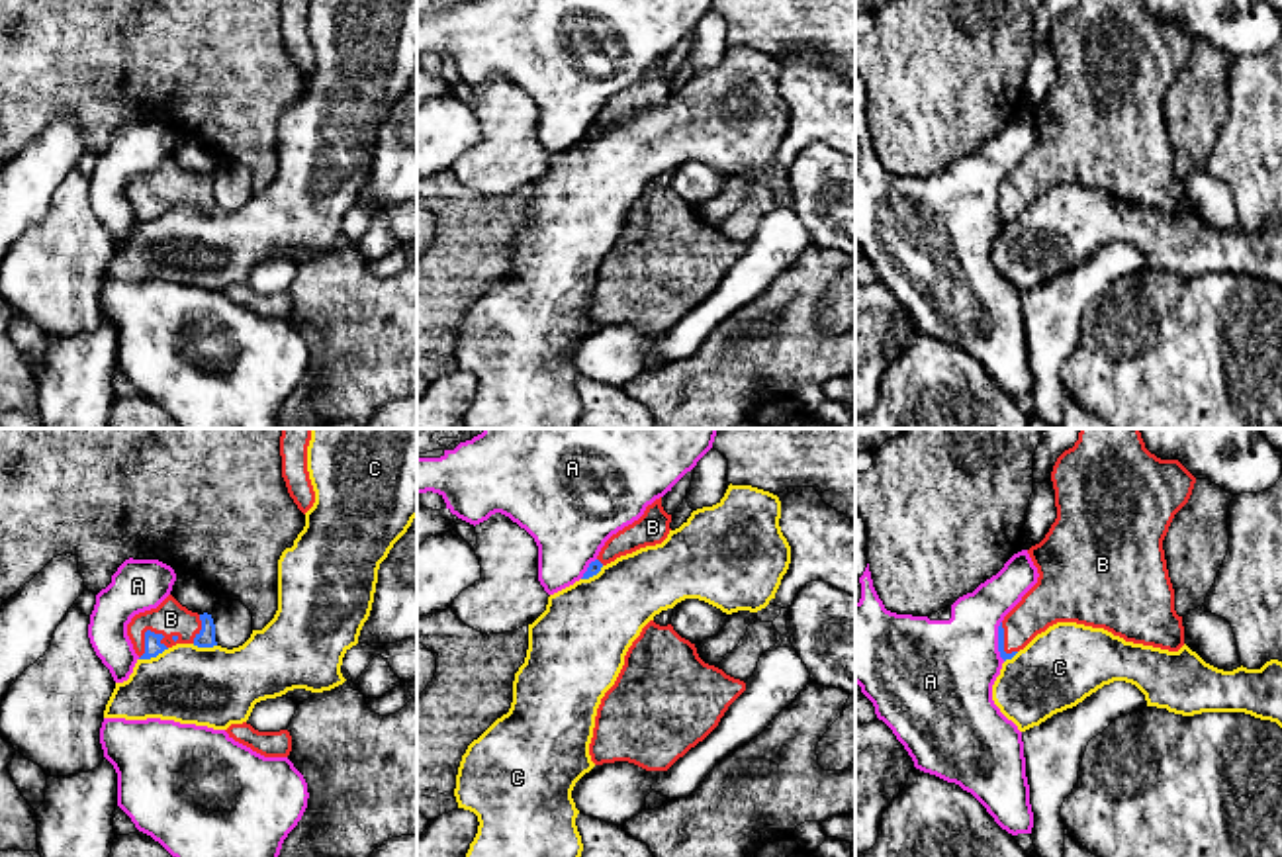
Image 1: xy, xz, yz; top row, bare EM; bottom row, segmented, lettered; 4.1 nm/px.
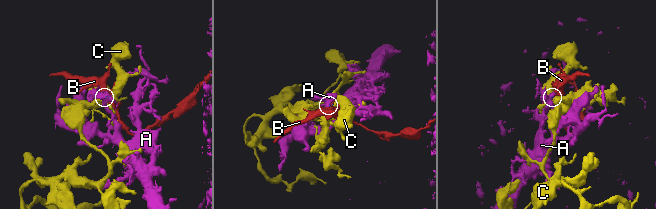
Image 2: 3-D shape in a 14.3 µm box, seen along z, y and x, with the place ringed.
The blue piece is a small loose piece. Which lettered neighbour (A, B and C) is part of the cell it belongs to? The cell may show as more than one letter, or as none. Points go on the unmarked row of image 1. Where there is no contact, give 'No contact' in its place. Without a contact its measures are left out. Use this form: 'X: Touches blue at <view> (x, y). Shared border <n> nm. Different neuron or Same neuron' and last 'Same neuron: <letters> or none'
A: Touches blue at yz (999, 202). Shared border 170 nm. Different neuron
B: Touches blue at xy (145, 200). Shared border 140 nm. Same neuron
C: Touches blue at xy (153, 218). Shared border 140 nm. Different neuron
Same neuron: B

